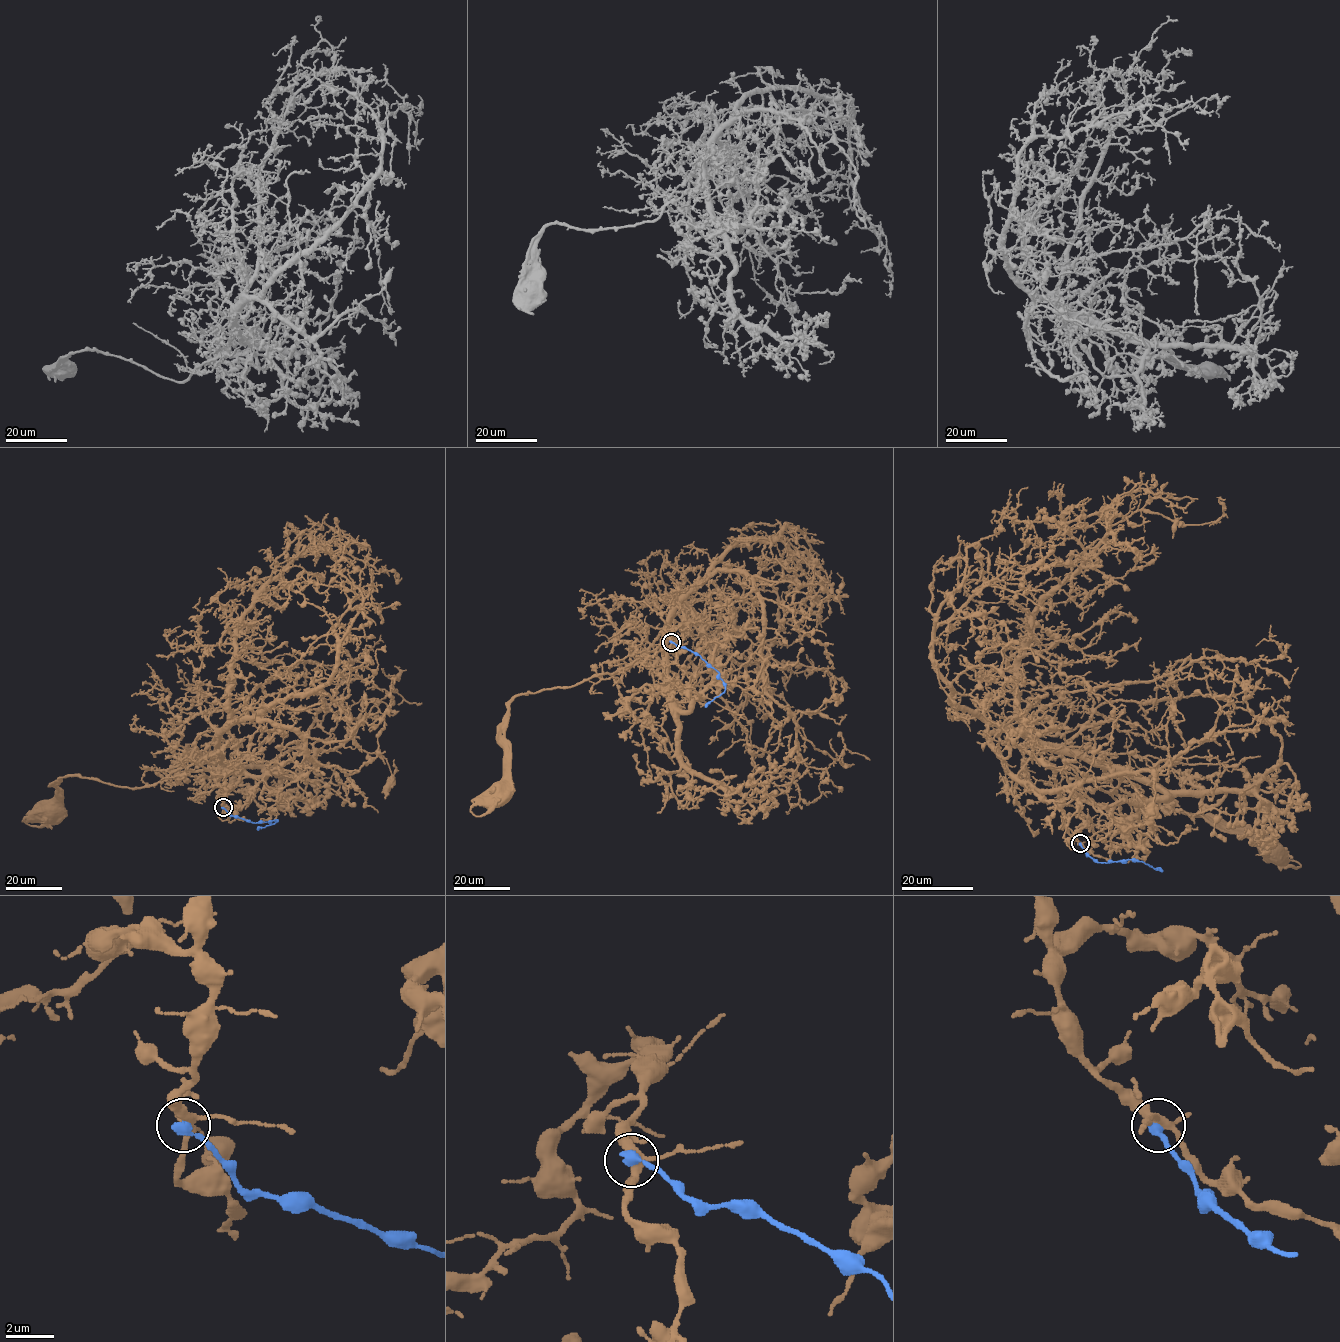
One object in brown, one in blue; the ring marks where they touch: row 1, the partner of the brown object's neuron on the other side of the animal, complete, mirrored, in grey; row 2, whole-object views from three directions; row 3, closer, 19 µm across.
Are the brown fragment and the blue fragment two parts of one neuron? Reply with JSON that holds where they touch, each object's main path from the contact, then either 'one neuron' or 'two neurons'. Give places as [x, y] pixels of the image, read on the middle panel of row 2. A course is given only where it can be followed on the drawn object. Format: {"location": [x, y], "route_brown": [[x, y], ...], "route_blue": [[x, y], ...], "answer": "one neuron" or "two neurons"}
{"location": [671, 642], "route_brown": [[671, 642], [673, 626], [687, 623], [677, 607], [660, 643], [630, 665], [519, 694], [507, 715], [499, 794]], "route_blue": [[670, 642], [696, 653], [719, 673], [724, 682], [725, 690], [705, 707]], "answer": "two neurons"}

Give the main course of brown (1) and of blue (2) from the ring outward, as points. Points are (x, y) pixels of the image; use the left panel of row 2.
1: (223, 807), (225, 776), (239, 761), (227, 730), (212, 751), (153, 784), (61, 778), (51, 815)
2: (222, 807), (231, 815), (252, 822), (277, 822), (257, 829)

